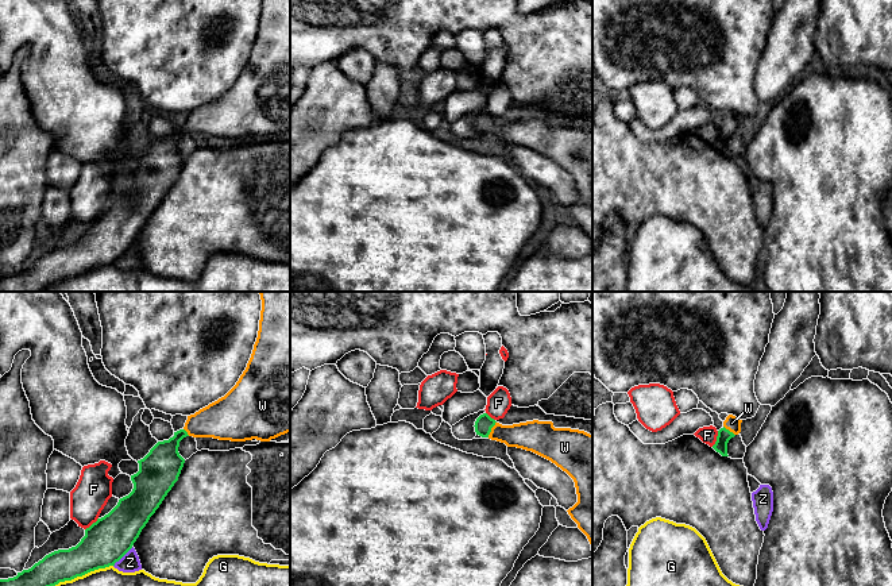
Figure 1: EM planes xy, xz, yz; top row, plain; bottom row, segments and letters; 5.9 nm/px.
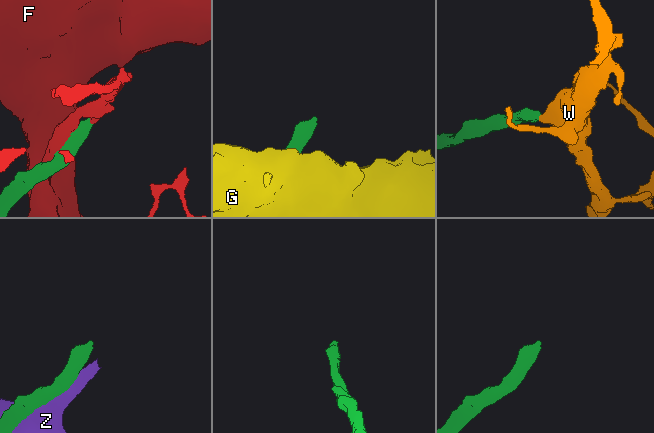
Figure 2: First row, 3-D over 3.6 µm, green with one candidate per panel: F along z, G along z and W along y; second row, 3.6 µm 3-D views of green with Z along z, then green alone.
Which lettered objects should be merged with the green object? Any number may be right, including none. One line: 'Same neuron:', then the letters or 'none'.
Same neuron: W

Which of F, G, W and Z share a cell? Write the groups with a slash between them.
F / G / W / Z

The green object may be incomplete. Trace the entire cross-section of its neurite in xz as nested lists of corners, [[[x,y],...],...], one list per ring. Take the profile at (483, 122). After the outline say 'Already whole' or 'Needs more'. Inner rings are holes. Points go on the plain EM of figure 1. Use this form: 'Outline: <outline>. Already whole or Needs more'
Outline: [[[487,111],[475,119],[475,130],[532,149],[565,169],[575,180],[578,200],[567,209],[587,234],[592,248],[592,132],[571,126],[555,126],[552,119],[502,123]]]. Needs more

